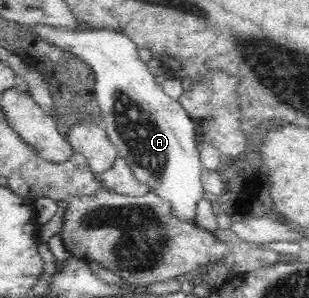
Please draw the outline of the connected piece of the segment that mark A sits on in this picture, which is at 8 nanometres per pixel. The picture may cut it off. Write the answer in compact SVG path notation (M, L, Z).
M25 25L28 30L43 40L55 46L75 53L87 63L95 73L95 96L101 111L102 124L107 130L109 140L117 147L119 156L123 157L132 168L136 179L147 185L149 189L166 200L172 208L173 214L181 221L196 221L196 205L204 197L203 183L201 182L201 157L199 154L198 139L196 139L196 125L199 124L188 115L184 106L168 96L156 83L155 75L150 71L147 63L138 56L139 47L123 33L110 29L96 27L82 27L68 29L67 27L52 27L51 25Z

